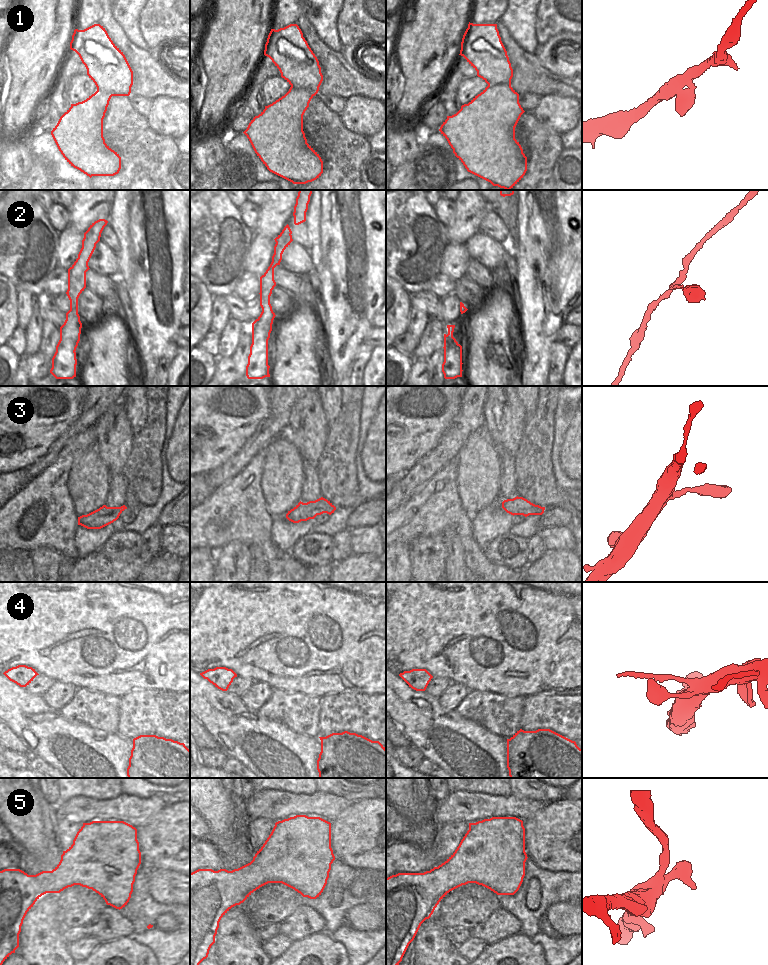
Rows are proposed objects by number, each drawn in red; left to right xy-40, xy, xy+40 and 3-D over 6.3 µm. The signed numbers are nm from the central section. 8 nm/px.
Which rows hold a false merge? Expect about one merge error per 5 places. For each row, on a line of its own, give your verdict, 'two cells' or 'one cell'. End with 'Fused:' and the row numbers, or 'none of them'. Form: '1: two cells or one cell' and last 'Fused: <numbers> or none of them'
1: one cell
2: one cell
3: one cell
4: two cells
5: one cell
Fused: 4

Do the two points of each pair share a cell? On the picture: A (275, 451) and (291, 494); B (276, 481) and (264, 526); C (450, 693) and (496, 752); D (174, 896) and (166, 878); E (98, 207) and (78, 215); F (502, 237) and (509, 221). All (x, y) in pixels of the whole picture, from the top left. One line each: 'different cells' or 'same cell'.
A: same cell
B: different cells
C: different cells
D: same cell
E: same cell
F: different cells

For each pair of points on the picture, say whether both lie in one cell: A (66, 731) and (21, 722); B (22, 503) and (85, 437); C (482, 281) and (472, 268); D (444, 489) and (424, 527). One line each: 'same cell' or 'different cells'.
A: same cell
B: same cell
C: same cell
D: same cell

